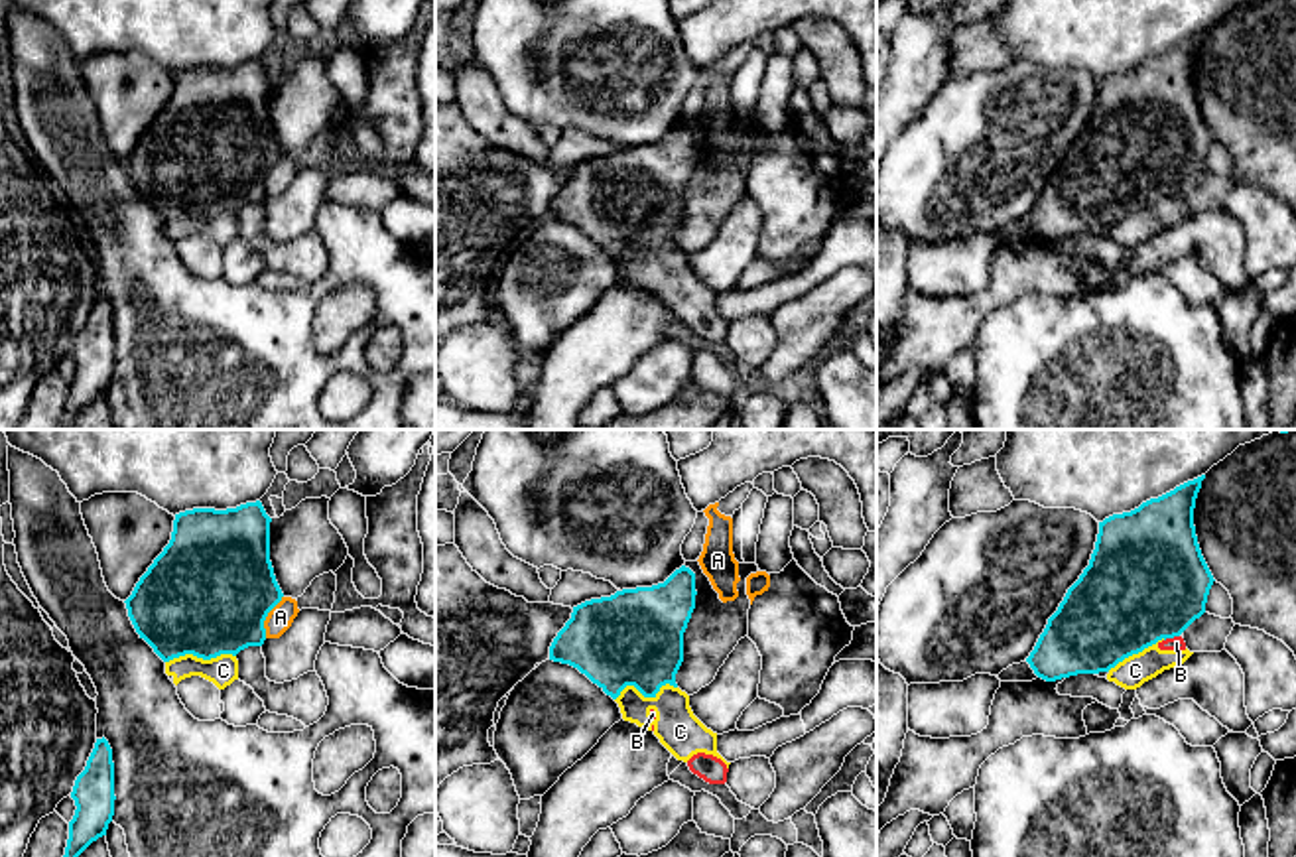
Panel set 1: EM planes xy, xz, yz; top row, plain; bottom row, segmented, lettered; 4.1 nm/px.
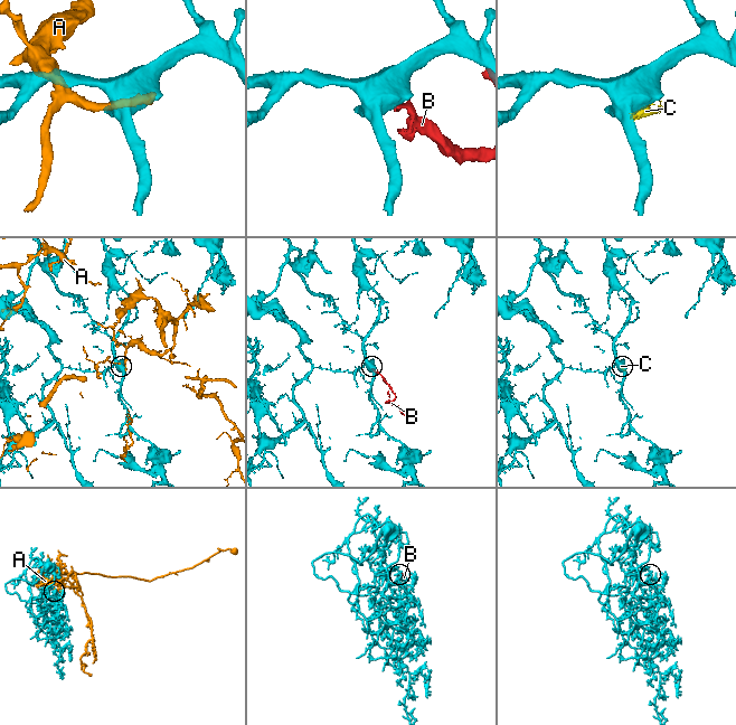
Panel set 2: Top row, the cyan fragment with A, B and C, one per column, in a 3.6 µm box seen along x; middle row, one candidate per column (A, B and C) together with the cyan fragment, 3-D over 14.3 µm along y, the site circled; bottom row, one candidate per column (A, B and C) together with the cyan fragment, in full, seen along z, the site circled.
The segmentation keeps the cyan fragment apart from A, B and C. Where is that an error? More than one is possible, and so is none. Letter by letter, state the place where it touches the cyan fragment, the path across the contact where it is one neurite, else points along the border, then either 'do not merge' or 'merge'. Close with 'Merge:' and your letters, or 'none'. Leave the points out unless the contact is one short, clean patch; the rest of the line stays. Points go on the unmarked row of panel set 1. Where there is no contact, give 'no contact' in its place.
A: contact xy (266, 174); do not merge
B: contact yz (1170, 196); border yz (1178, 194), (1165, 199); do not merge
C: contact xy (199, 215); do not merge
Merge: none

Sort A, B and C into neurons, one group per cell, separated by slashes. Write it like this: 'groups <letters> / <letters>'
groups A / B C

